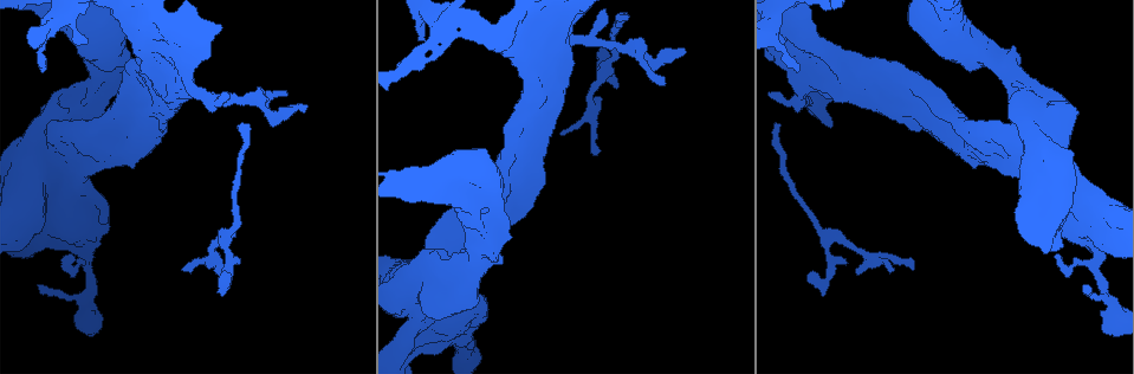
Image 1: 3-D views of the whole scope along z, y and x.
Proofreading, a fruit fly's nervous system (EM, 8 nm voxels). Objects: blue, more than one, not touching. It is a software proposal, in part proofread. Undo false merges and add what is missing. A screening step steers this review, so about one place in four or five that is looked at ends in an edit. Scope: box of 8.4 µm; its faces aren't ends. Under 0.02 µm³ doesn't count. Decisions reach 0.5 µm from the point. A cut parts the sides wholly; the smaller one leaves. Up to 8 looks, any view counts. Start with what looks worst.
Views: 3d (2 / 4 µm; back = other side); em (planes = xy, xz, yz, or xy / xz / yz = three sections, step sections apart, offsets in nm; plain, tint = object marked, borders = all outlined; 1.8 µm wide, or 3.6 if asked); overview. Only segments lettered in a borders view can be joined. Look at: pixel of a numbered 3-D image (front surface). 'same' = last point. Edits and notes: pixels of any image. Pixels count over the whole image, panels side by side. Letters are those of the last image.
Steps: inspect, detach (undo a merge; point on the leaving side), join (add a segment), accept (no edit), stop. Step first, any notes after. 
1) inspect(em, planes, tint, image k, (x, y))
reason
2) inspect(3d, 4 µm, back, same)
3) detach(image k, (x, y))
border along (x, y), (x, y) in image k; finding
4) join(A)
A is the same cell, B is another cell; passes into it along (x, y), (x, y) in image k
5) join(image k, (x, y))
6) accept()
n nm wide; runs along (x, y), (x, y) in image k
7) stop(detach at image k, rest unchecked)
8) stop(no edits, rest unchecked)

inspect(em, xz, step 4, tint, image 1, (823, 278))
abrupt turn

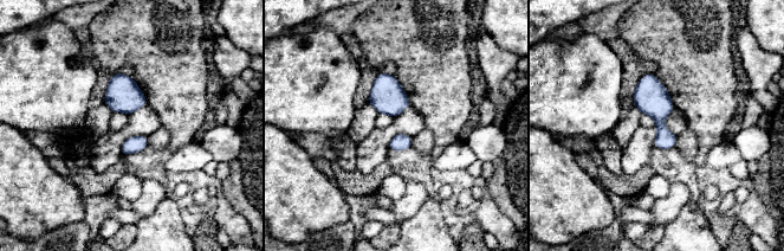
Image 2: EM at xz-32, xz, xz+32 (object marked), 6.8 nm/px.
inspect(em, planes, tint, same)
cut it another way

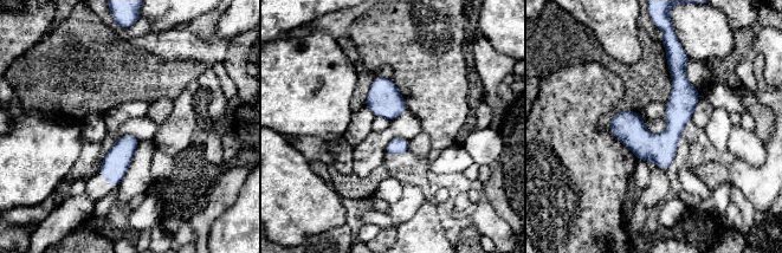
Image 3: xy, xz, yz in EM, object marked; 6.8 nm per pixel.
inspect(em, planes, borders, same)

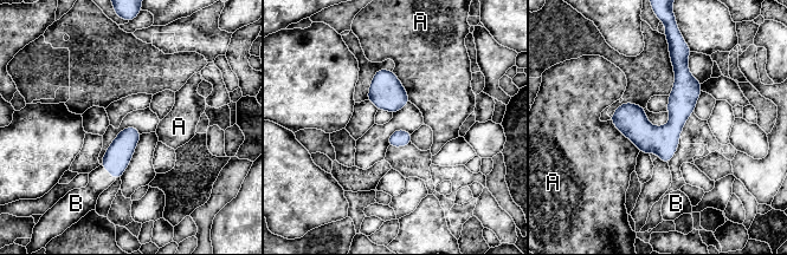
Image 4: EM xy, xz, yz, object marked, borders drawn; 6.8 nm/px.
join(B)
160 nm wide; B is the same cell, A is another cell; passes into it along (118, 155), (108, 171), (84, 200) in image 4; the neuron continues

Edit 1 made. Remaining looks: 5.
inspect(em, 3.6 µm, planes, borders, image 1, (62, 159))
sharp bend

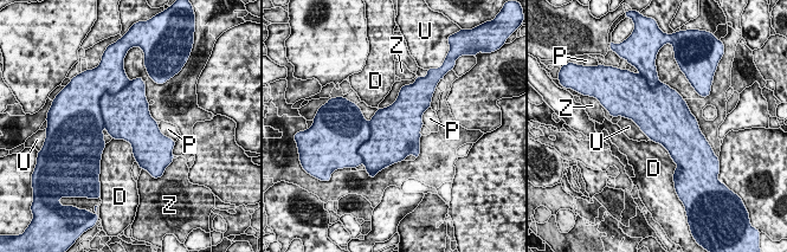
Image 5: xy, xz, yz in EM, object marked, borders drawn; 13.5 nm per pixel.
detach(image 5, (83, 94))
D, P, U and Z are other cells; border along (128, 84), (102, 96), (103, 126) in image 5; two neurons meet here

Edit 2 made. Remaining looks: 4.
stop(join at image 4, detach at image 5, rest unchecked)

